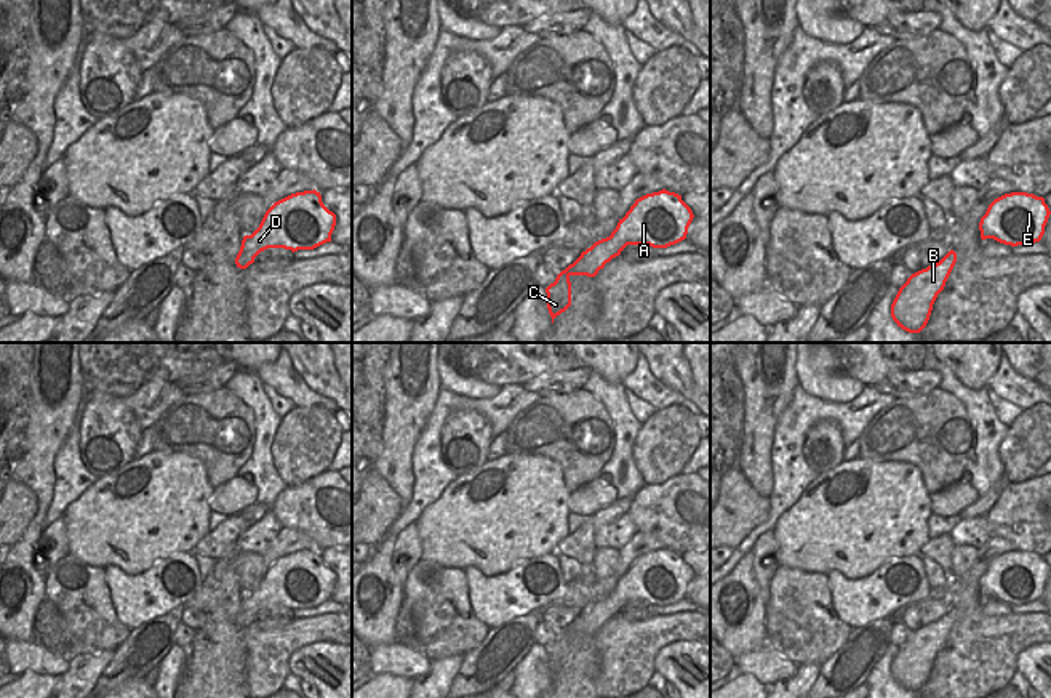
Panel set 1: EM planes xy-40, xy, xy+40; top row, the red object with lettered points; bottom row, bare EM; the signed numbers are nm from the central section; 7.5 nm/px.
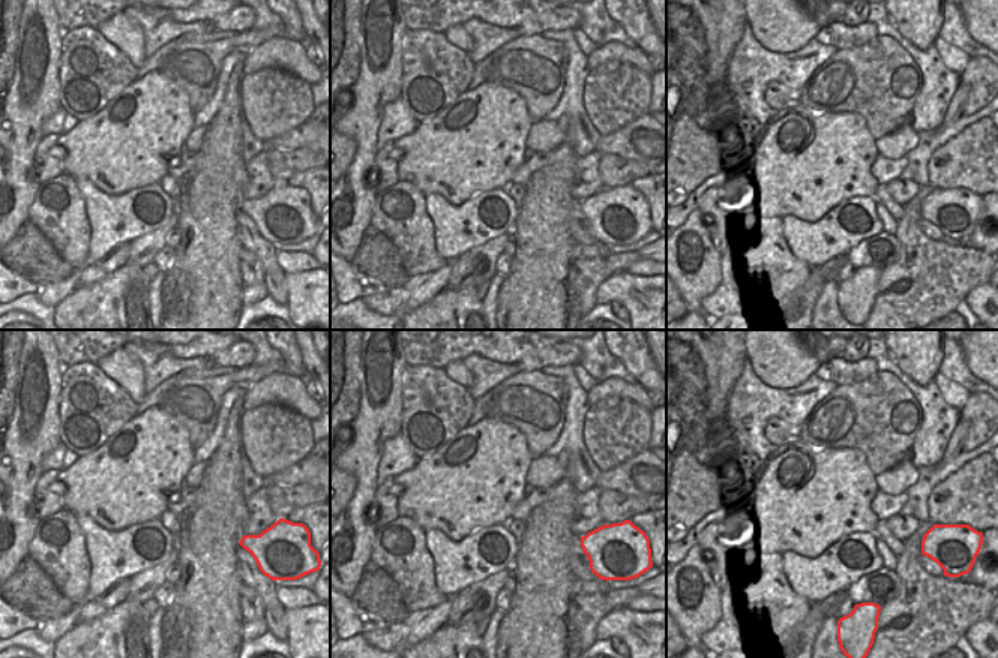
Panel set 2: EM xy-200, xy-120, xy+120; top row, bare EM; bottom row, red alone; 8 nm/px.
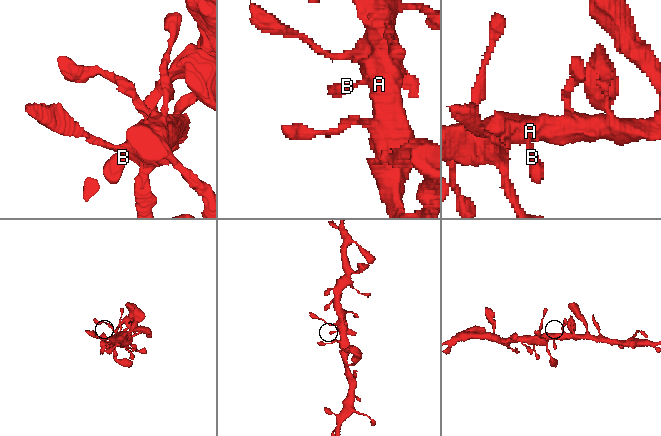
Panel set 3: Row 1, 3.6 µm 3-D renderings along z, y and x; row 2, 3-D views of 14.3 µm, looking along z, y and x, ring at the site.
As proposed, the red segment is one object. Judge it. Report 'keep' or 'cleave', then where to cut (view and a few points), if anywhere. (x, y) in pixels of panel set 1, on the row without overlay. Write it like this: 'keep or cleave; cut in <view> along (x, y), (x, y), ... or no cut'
keep; no cut

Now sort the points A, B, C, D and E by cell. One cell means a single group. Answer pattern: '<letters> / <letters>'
A B C D E

